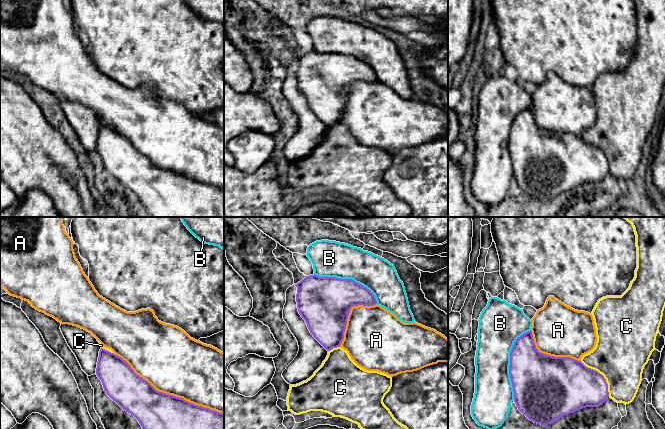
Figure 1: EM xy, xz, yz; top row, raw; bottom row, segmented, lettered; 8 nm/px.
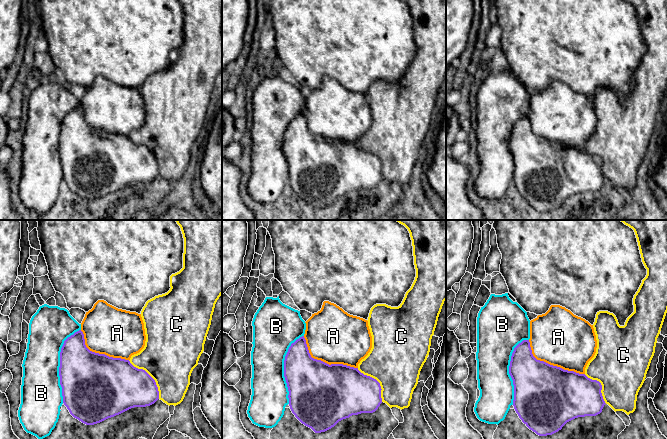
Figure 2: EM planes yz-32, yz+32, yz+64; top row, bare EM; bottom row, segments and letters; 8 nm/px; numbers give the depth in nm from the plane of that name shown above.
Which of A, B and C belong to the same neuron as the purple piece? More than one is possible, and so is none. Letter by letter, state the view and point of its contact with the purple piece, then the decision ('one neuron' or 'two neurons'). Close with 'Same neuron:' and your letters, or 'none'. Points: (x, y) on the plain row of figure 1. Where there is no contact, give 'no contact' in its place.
A: xy (168, 170) | one neuron
B: yz (510, 138) | two neurons
C: yz (602, 151) | two neurons
Same neuron: A

